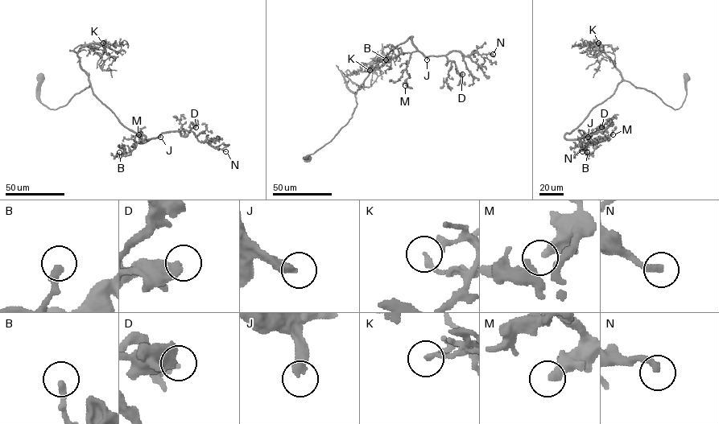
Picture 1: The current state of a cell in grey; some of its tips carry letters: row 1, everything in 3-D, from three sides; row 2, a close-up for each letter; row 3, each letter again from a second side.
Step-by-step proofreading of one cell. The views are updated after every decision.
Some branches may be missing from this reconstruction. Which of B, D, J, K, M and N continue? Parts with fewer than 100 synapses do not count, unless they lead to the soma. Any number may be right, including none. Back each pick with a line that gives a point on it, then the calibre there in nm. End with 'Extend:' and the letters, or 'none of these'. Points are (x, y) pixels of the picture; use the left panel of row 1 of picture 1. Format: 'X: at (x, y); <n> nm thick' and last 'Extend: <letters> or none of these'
J: at (160, 137); 360 nm thick
Extend: J

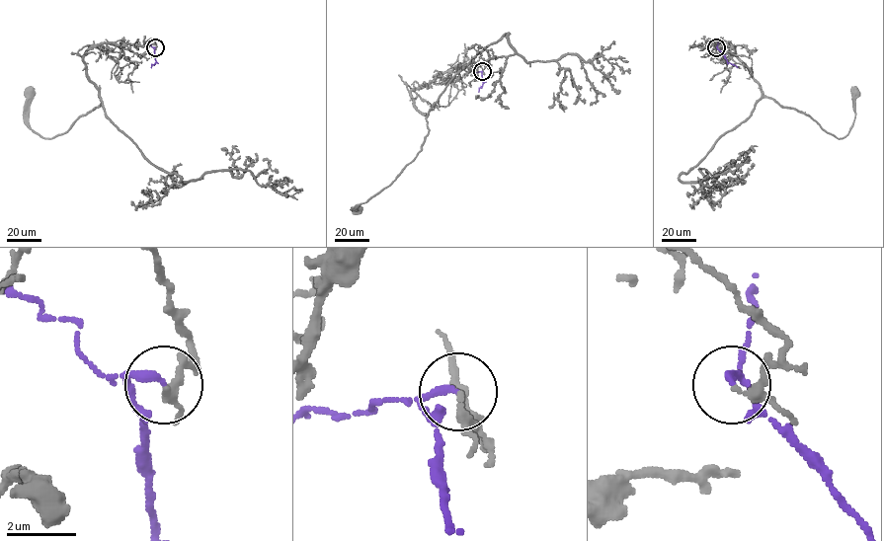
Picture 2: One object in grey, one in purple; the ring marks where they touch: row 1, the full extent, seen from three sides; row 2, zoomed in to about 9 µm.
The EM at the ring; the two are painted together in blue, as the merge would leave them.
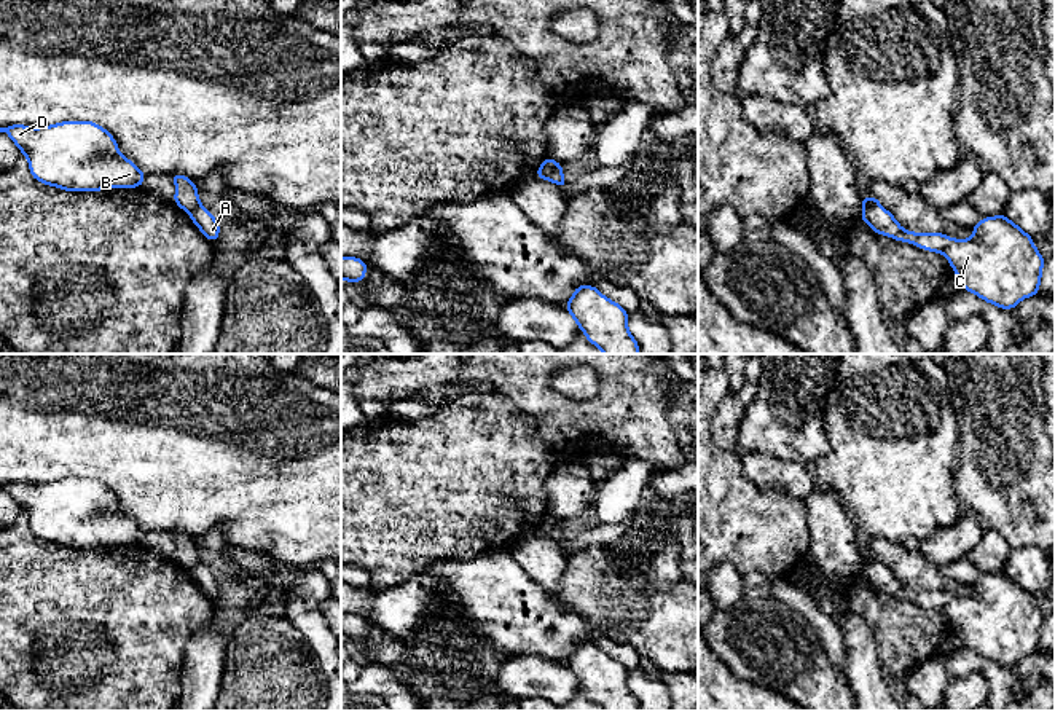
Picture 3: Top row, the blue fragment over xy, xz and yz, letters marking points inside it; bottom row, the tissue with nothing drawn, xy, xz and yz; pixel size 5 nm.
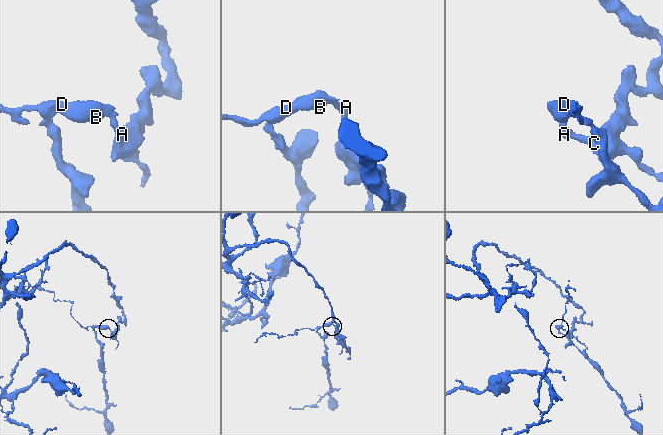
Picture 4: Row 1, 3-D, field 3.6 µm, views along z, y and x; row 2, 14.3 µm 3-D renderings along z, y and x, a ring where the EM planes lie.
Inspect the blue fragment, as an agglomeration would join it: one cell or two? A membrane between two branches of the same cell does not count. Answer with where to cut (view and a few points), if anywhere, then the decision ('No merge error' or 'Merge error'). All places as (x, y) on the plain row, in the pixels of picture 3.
Split along xz (558, 520), (547, 536). Merge error

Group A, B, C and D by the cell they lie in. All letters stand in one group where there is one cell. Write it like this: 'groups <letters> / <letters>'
groups A C / B D

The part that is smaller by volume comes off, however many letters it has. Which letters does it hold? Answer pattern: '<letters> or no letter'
B, D

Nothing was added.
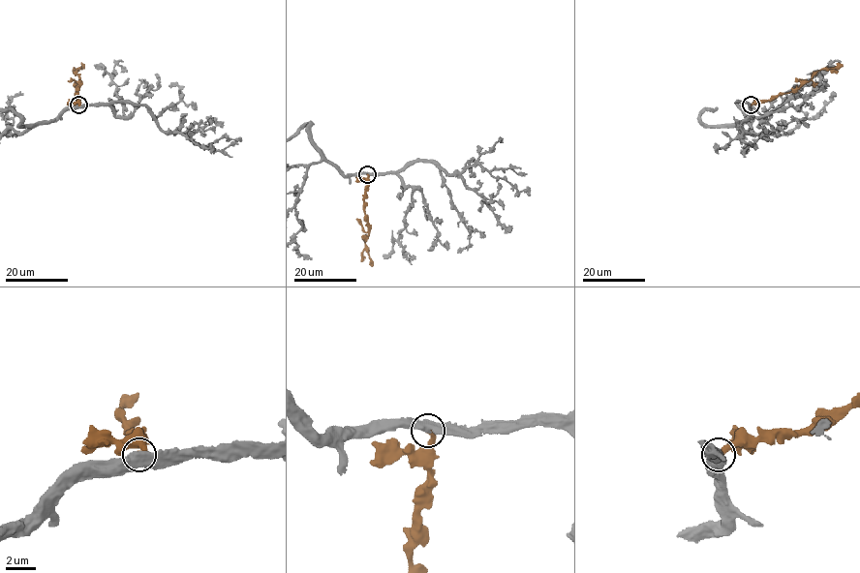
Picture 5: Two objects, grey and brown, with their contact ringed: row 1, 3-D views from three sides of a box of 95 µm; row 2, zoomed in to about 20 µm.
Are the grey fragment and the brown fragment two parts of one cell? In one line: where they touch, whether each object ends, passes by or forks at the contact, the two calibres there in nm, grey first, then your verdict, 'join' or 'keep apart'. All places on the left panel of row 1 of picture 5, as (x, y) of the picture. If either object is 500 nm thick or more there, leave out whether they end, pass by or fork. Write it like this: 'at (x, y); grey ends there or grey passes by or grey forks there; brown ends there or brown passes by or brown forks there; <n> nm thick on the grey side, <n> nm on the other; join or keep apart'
at (78, 105); 650 nm thick on the grey side, 380 nm on the other; join

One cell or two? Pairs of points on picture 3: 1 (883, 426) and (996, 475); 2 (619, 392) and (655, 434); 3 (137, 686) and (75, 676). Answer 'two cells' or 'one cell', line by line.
1: two cells
2: one cell
3: one cell

